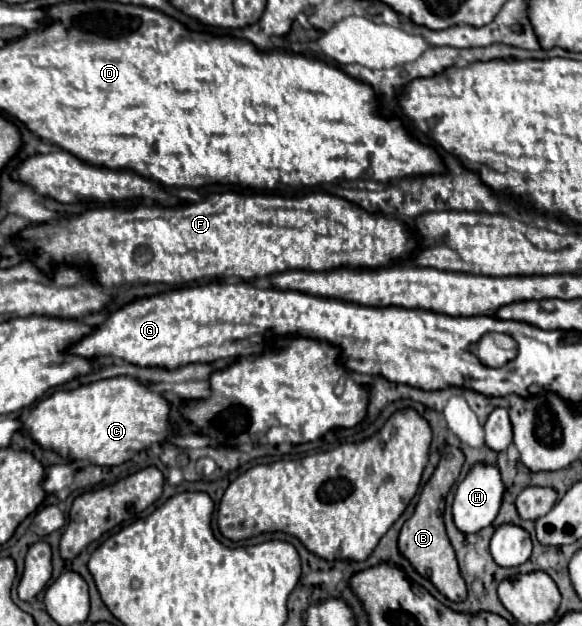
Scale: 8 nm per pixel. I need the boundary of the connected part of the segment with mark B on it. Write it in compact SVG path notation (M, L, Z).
M447 444L441 452L441 460L439 460L433 476L423 486L423 492L419 496L419 502L417 502L413 516L403 524L401 534L399 534L401 554L413 564L413 568L417 568L419 574L423 574L423 576L427 574L429 580L435 584L435 588L453 602L461 602L467 598L467 586L465 586L465 580L459 572L455 550L445 534L443 508L445 508L445 496L451 490L451 486L455 484L455 480L461 472L461 466L463 466L463 452L457 446Z

